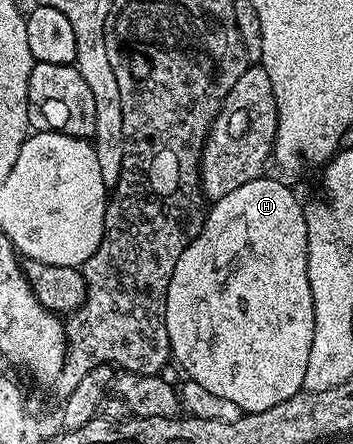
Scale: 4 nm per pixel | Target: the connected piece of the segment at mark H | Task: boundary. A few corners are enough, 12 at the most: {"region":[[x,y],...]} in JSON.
{"region":[[278,177],[206,211],[163,319],[244,414],[303,389],[307,212]]}

